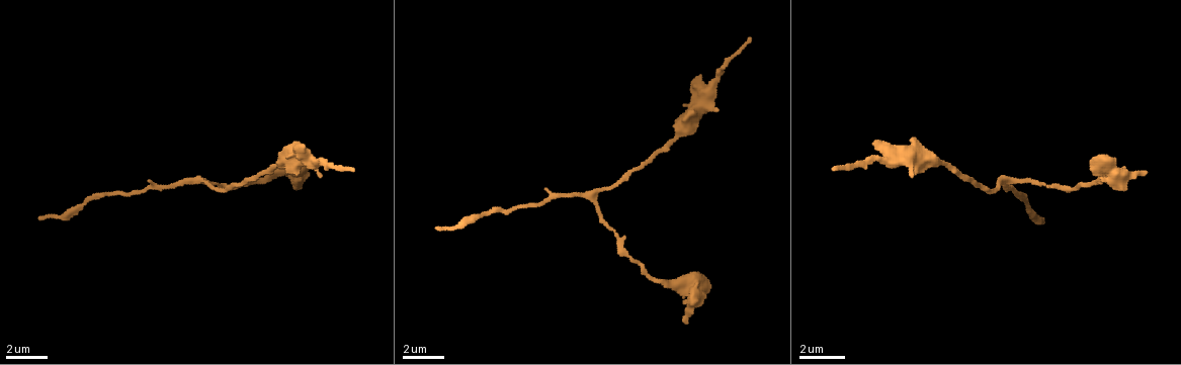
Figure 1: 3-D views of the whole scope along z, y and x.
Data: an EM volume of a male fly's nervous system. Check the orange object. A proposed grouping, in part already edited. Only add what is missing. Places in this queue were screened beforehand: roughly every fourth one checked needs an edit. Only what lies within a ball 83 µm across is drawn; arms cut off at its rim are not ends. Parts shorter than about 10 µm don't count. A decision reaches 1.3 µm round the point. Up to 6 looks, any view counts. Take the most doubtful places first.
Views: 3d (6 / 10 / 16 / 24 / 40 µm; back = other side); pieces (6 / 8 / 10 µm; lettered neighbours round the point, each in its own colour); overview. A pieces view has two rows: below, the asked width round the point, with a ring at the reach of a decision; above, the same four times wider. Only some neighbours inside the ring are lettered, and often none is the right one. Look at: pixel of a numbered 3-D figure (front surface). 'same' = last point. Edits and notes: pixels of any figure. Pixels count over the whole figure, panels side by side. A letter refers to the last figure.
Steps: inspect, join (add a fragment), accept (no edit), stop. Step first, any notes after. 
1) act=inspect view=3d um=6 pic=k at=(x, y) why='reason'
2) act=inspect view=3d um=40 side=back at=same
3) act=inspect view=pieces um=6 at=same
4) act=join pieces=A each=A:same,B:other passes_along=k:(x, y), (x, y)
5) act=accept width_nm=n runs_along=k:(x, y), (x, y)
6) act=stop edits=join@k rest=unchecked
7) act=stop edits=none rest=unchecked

act=inspect view=3d um=6 pic=1 at=(353, 168) why='branch stops here'

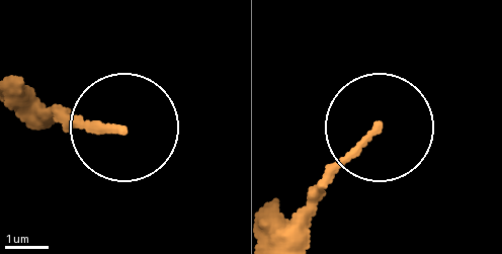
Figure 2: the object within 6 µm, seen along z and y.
act=inspect view=pieces um=6 pic=2 at=(122, 130) why='see the neighbours'

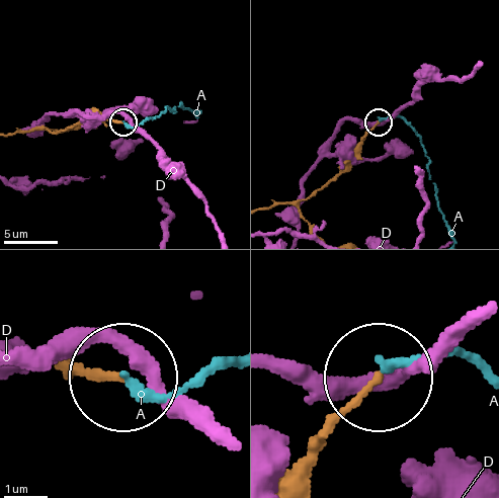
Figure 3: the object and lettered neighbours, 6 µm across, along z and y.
act=join pieces=A each=A:same,D:other passes_along=3:(278, 485), (380, 372), (416, 358), (481, 368) found='it goes on there'

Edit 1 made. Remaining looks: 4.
act=inspect view=overview

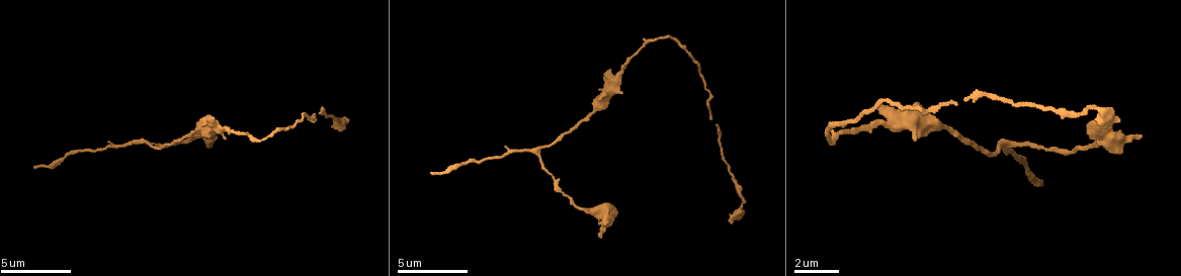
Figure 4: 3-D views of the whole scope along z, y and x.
act=inspect view=pieces um=10 pic=4 at=(732, 221) why='long arm stops here'

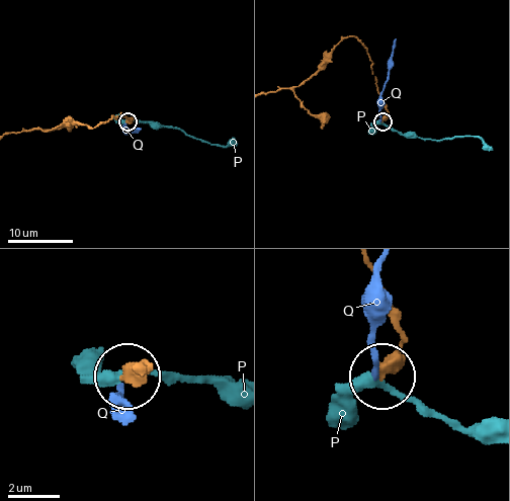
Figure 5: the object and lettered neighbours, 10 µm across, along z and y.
act=accept width_nm=480 each=P:other,Q:other runs_along=5:(344, 37), (355, 37), (367, 52), (387, 112), (381, 121) found='none of them fits'

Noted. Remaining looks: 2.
act=inspect view=pieces um=8 pic=1 at=(43, 216) why='free end'

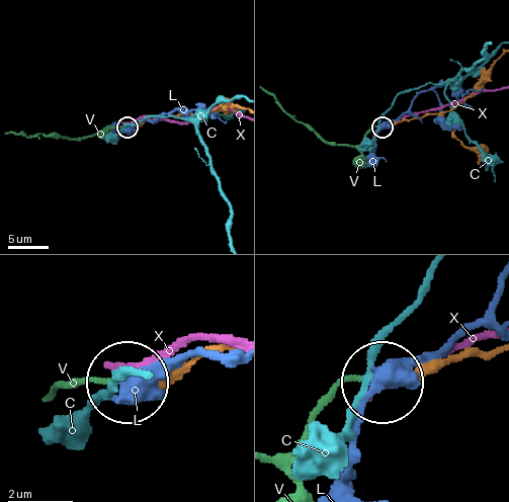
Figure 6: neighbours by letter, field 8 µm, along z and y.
act=join pieces=V each=C:other,L:other,V:same,X:other found='the neuron continues'

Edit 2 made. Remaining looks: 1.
act=stop edits=join@3,join@6 rest=unchecked

